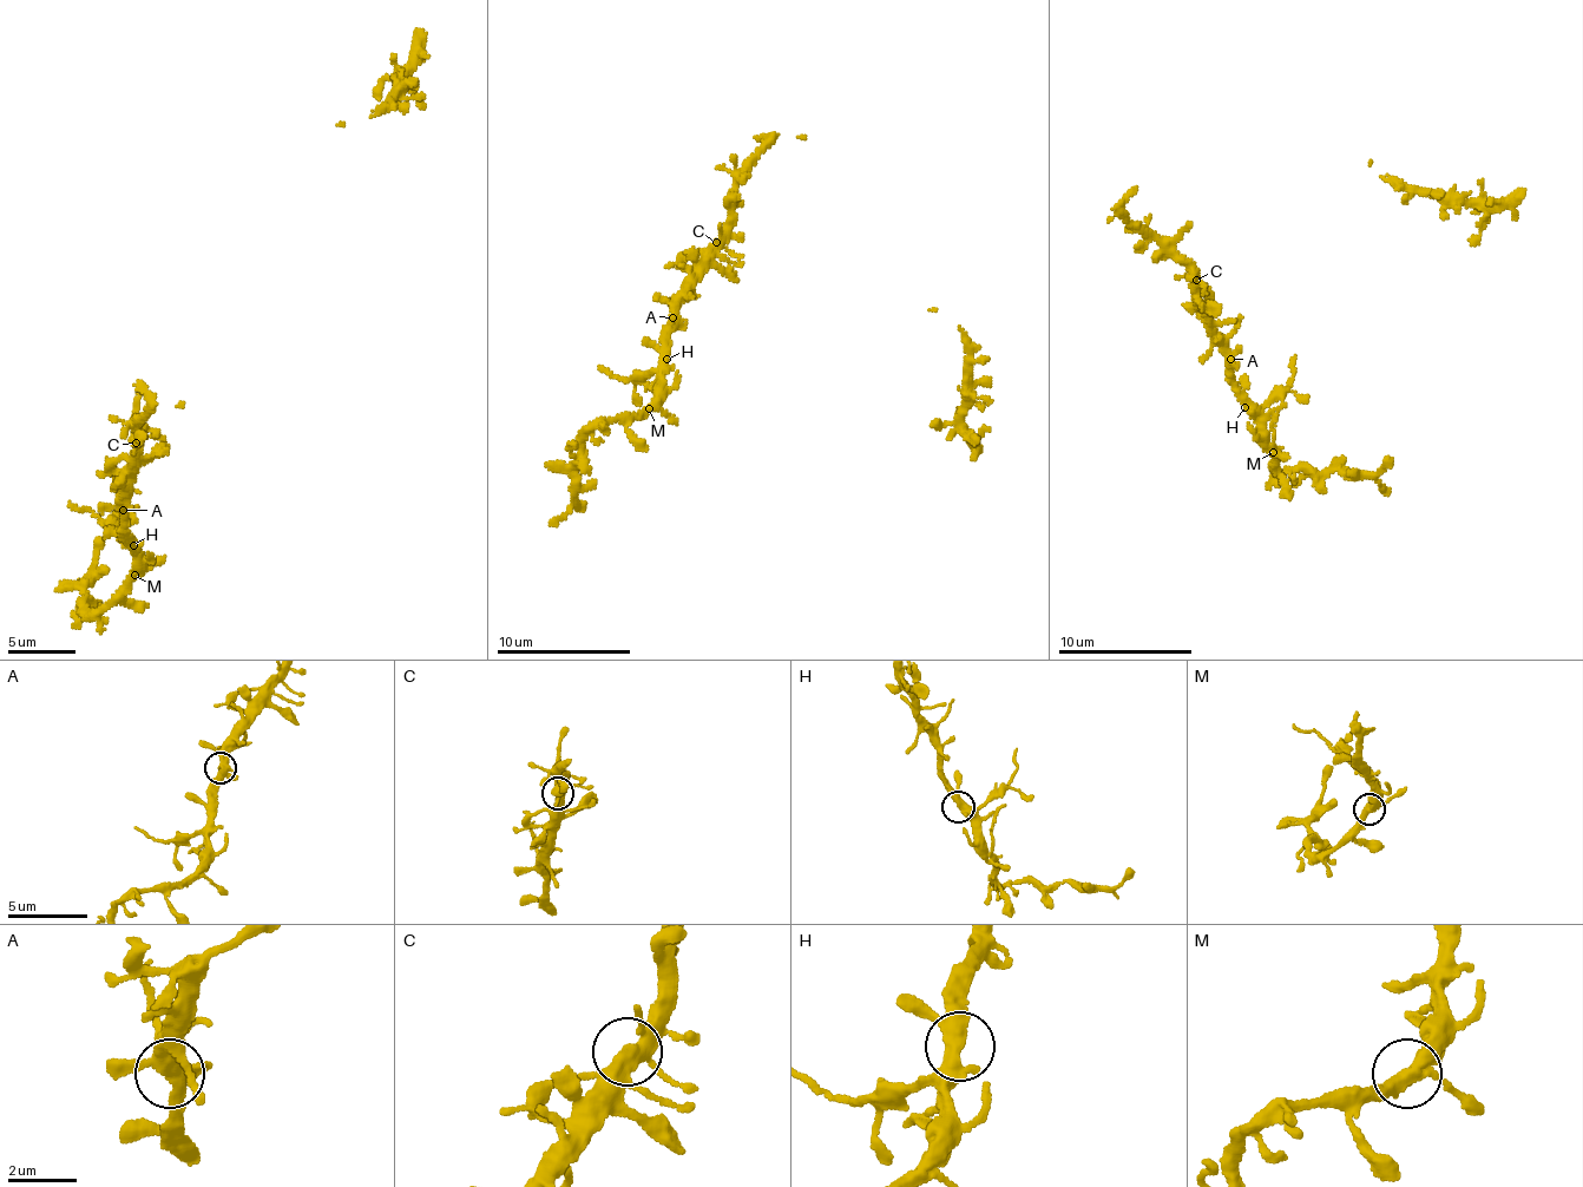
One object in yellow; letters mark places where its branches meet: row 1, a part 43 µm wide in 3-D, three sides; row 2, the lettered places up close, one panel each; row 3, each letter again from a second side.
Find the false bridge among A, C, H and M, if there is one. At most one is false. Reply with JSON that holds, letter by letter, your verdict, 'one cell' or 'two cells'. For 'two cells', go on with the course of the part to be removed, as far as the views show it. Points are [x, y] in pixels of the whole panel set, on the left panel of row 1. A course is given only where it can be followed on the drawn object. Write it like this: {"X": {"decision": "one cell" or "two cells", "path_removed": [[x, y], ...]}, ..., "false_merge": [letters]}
{"A": {"decision": "one cell"}, "C": {"decision": "one cell"}, "H": {"decision": "one cell"}, "M": {"decision": "one cell"}, "false_merge": []}

